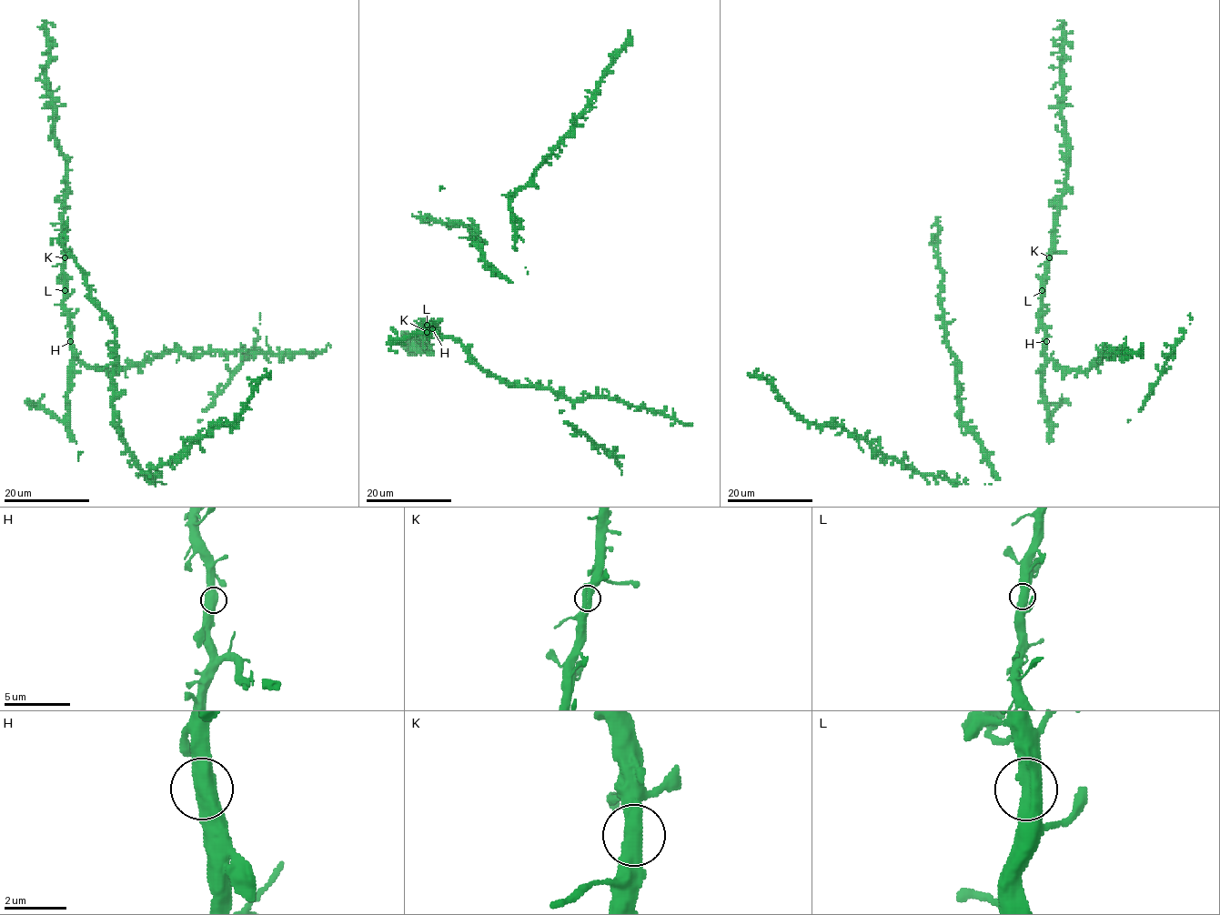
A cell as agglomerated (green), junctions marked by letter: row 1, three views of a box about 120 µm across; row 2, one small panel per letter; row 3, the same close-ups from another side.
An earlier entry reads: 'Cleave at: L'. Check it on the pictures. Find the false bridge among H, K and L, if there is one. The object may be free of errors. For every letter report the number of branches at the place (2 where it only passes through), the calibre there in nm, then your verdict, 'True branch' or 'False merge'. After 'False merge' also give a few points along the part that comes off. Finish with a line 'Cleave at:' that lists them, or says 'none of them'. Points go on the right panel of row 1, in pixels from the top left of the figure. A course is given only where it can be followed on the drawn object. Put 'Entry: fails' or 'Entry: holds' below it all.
H: Branches: 2. Thickness 550 nm. True branch
K: Branches: 2. Thickness 550 nm. True branch
L: Branches: 2. Thickness 550 nm. True branch
Cleave at: none of them
Entry: fails

